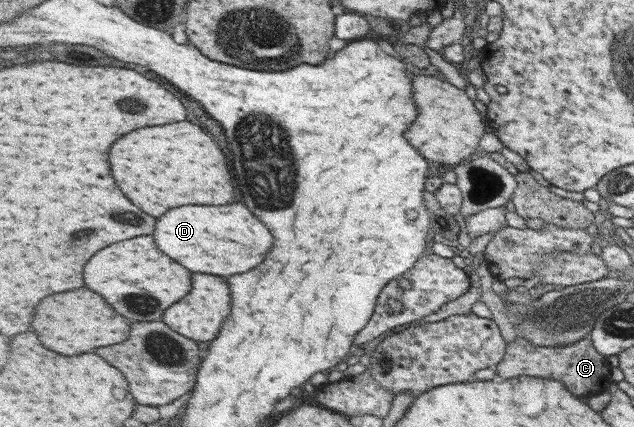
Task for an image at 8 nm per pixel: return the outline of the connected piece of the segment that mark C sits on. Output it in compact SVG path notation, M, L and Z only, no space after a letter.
M526 337L516 339L510 343L505 359L496 366L497 372L504 377L556 377L558 381L566 381L564 385L574 395L598 395L604 391L610 391L613 384L612 367L606 356L602 355L593 344L590 337L567 345L534 345L534 341L526 340Z

